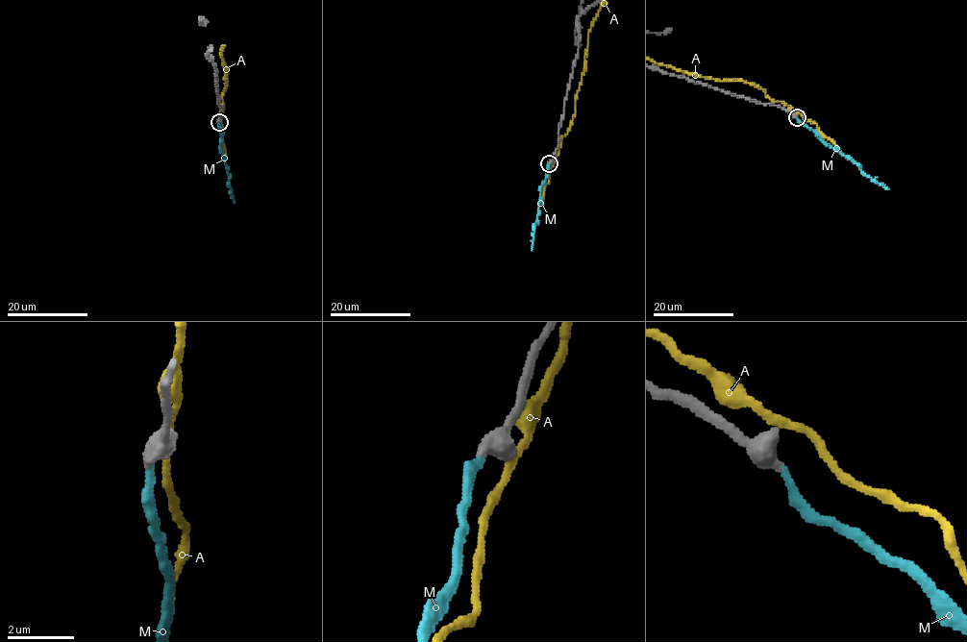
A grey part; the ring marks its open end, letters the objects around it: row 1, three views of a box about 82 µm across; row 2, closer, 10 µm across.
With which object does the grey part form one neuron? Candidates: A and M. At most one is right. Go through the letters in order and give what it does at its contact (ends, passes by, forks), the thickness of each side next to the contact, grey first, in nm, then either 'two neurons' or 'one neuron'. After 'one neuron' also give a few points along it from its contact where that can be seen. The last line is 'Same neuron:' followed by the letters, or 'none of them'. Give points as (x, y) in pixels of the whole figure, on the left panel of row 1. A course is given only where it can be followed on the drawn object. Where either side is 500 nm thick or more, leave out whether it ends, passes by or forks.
A: it passes by | 360/240 nm | two neurons
M: it ends | 340/240 nm | one neuron | via (219, 121), (221, 150), (235, 202)
Same neuron: M

